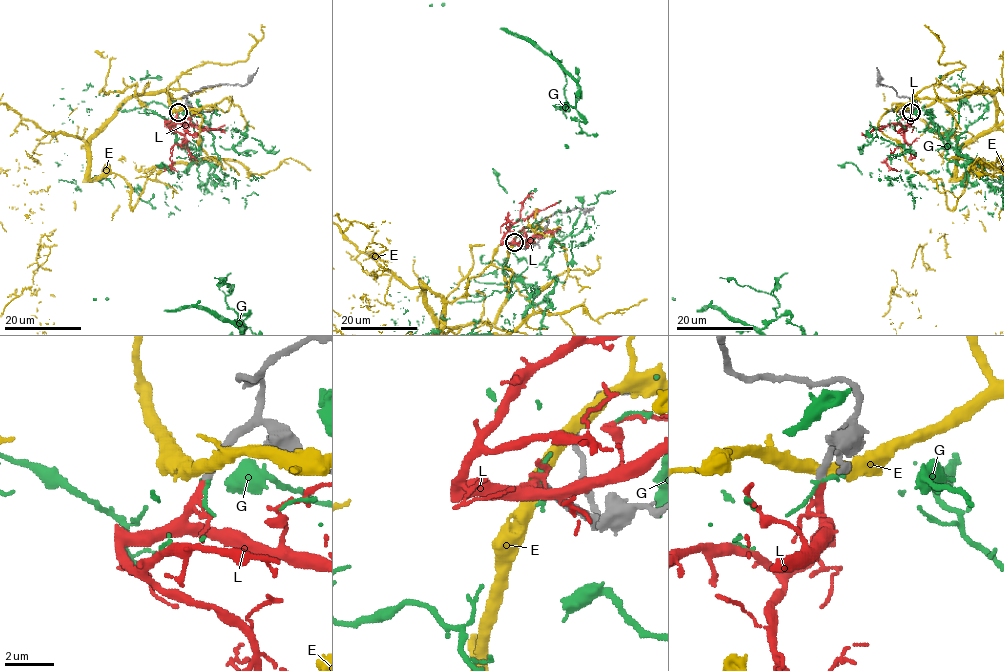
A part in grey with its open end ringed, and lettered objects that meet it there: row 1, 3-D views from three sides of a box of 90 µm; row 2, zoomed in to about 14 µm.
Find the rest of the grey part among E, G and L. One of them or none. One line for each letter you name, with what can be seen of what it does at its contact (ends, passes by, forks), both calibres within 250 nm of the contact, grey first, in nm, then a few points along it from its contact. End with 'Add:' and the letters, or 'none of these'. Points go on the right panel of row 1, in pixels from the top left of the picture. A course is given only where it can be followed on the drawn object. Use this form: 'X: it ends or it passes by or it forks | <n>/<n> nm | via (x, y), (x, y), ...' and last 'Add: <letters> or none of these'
L: it ends | 340/340 nm | via (911, 113), (911, 122), (904, 131), (904, 144), (885, 162), (891, 169), (901, 169)
Add: L

